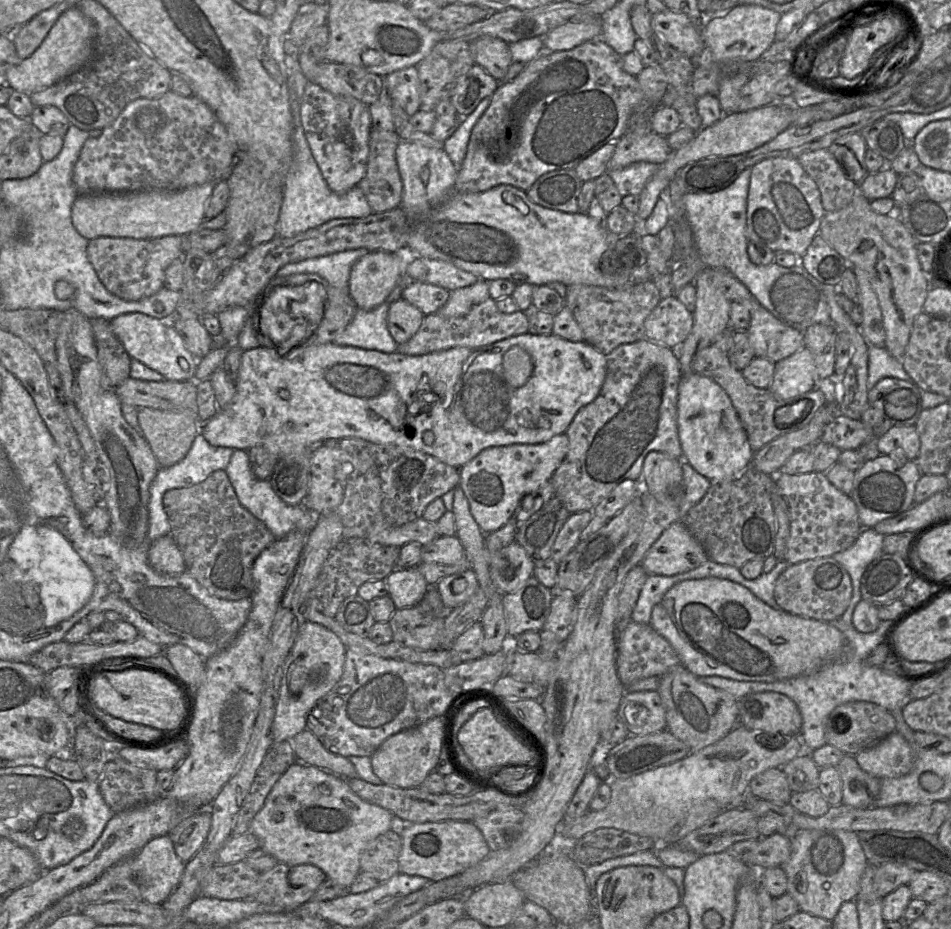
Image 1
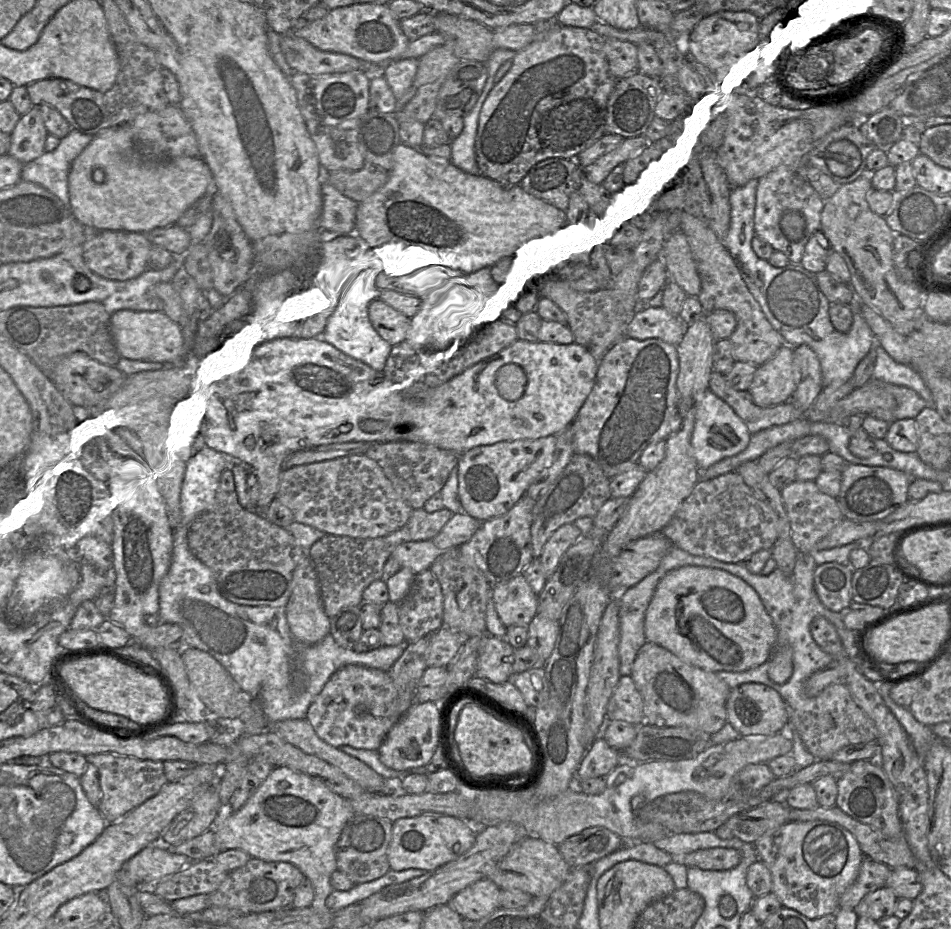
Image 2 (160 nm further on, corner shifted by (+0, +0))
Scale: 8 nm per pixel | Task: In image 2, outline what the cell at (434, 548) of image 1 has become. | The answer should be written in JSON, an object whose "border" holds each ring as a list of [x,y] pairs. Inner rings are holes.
{"border":[[[431,540],[410,541],[398,545],[391,557],[402,567],[409,568],[414,574],[429,569],[433,561],[441,554]]]}

